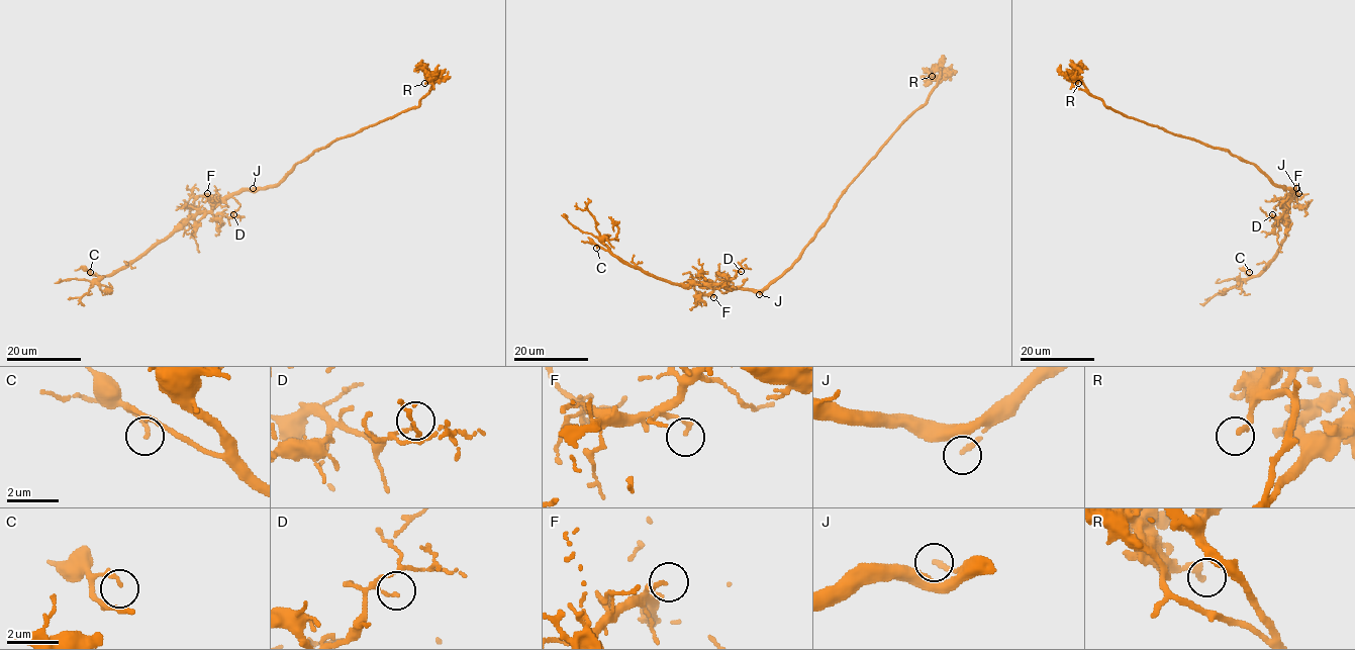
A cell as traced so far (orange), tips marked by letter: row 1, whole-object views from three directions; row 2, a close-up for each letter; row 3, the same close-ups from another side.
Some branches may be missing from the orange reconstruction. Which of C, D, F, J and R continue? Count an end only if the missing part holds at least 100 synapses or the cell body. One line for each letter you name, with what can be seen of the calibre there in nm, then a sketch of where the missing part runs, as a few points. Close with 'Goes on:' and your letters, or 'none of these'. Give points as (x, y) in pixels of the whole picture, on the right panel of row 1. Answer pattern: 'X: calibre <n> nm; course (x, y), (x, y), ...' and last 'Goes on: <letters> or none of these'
J: calibre 190 nm
Goes on: J

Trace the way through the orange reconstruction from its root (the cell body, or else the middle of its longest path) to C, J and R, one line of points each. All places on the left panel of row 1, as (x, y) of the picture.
C: (284, 177), (256, 190), (239, 189), (210, 211), (195, 213), (108, 276), (90, 272)
J: (284, 177), (276, 184), (253, 188)
R: (284, 177), (314, 151), (415, 108), (433, 88), (430, 83), (424, 83)

